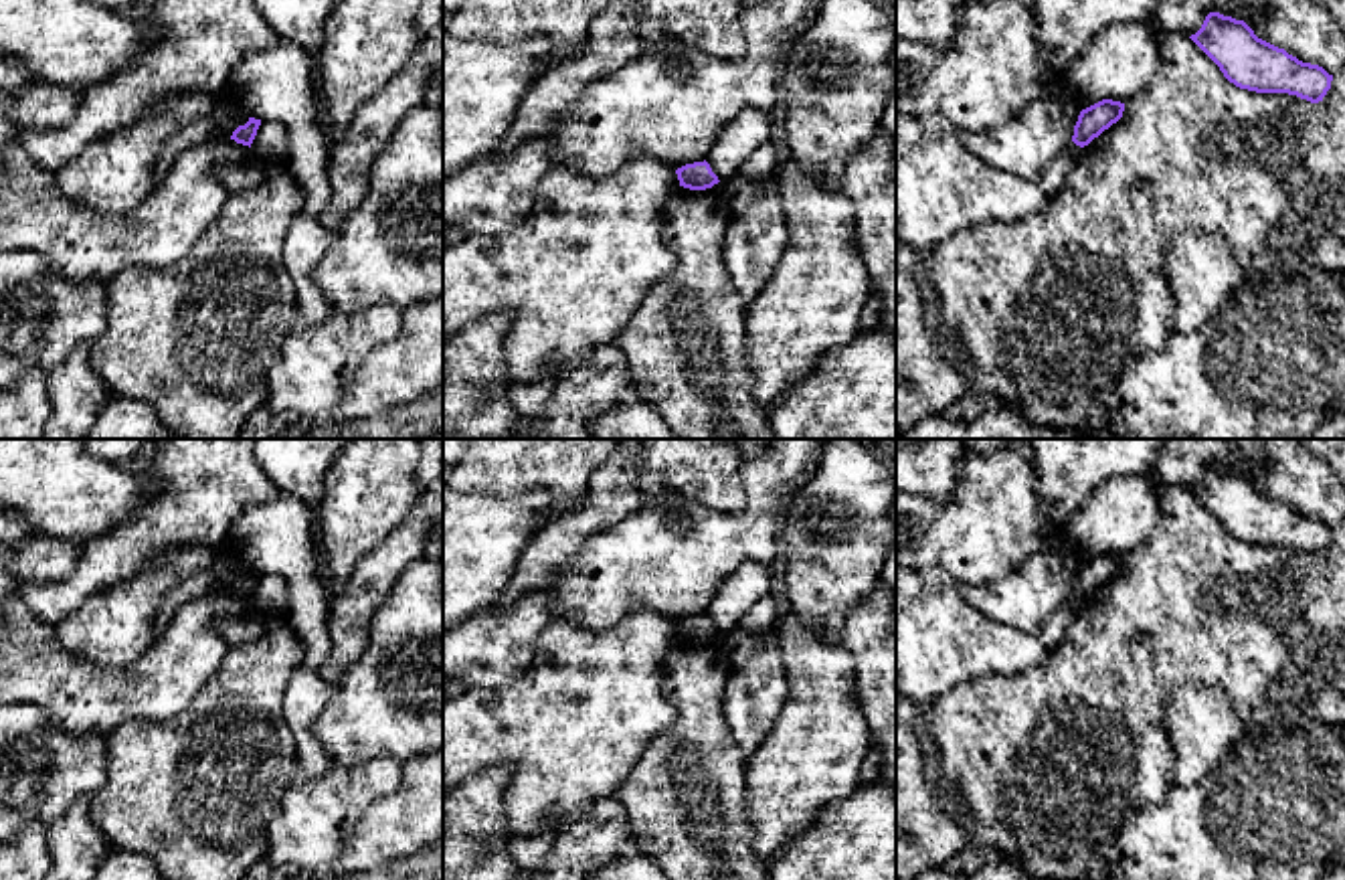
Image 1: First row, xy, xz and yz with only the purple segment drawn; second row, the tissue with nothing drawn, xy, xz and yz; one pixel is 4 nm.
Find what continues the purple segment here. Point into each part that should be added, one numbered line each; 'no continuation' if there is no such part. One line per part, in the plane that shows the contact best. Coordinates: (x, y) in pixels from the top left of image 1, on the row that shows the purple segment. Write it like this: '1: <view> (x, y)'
no continuation

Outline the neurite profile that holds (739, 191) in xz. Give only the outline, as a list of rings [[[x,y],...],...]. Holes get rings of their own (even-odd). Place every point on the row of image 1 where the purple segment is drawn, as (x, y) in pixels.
[[[736,174],[728,180],[722,180],[722,190],[726,194],[728,206],[738,212],[765,194],[771,182],[777,182],[775,176],[748,180]]]

